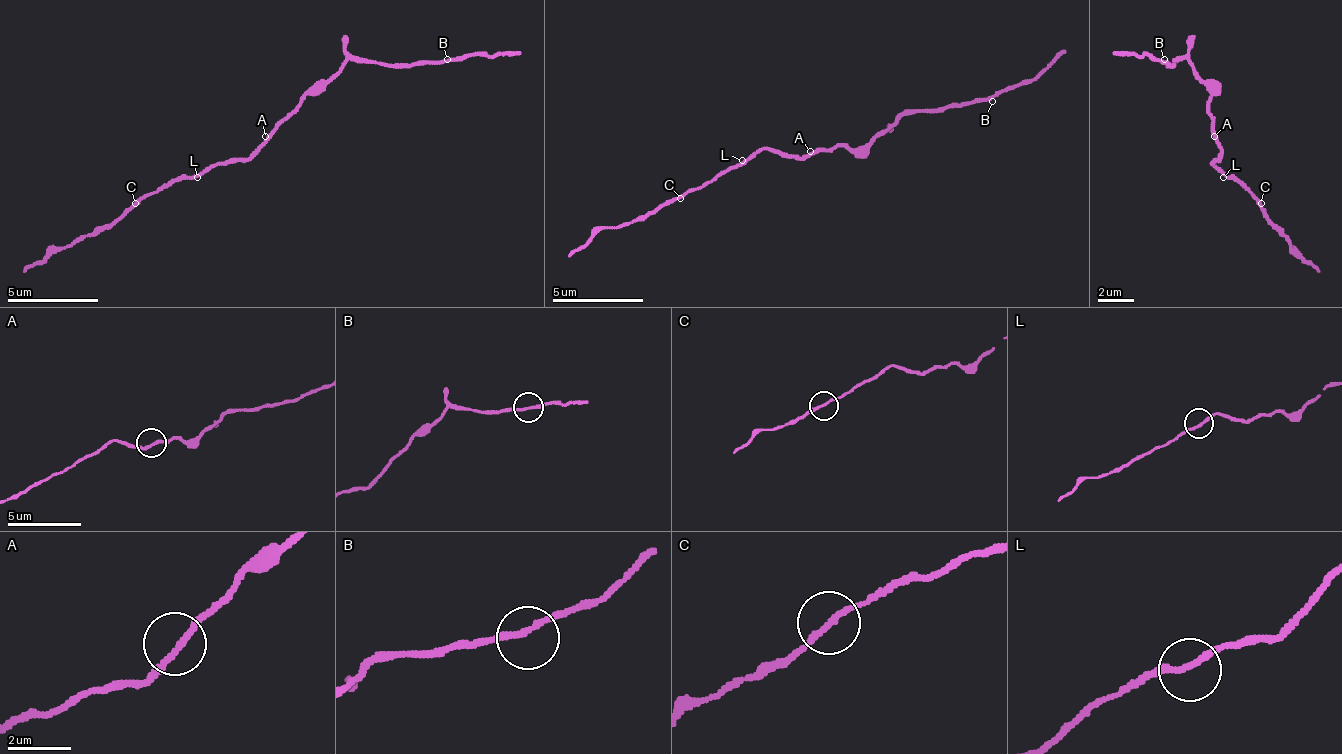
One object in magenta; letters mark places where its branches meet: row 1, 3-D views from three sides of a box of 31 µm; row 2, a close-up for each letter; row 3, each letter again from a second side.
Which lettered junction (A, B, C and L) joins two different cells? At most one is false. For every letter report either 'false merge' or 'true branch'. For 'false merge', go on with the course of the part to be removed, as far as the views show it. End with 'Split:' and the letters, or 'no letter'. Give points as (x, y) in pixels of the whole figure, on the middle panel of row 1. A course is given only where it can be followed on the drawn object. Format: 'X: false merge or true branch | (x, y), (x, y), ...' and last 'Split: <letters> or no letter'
A: true branch
B: true branch
C: false merge | (679, 197), (629, 224), (601, 228), (570, 256)
L: true branch
Split: C

